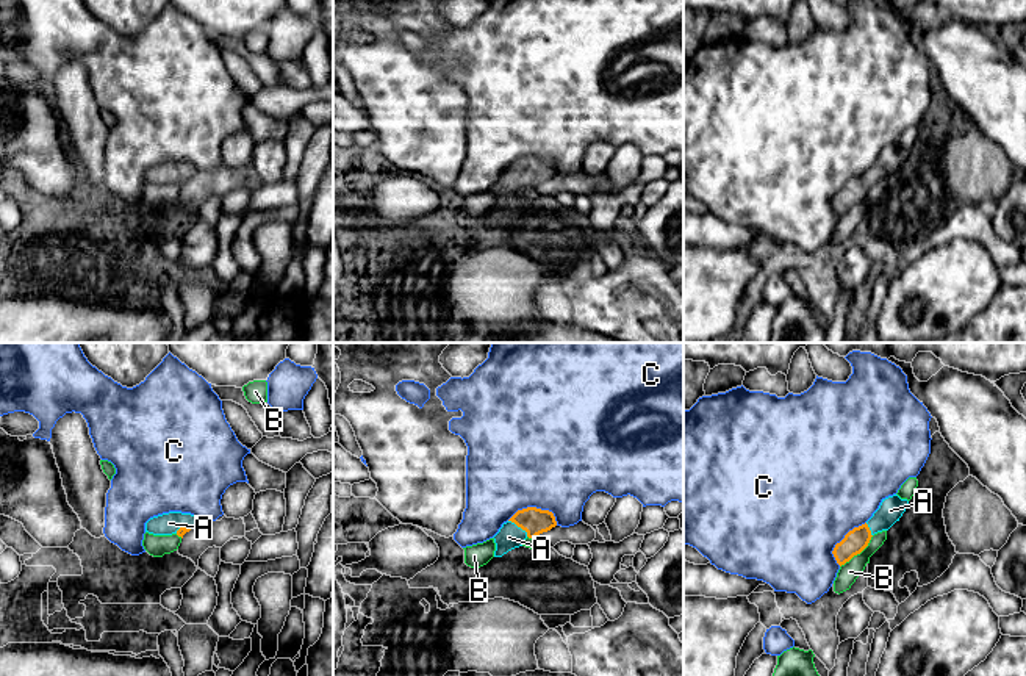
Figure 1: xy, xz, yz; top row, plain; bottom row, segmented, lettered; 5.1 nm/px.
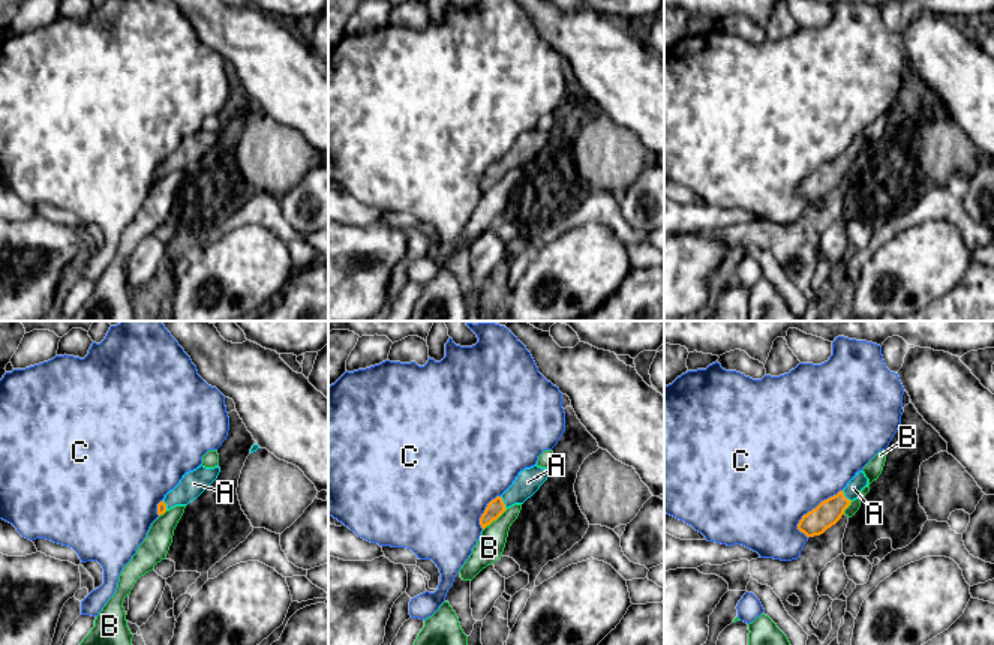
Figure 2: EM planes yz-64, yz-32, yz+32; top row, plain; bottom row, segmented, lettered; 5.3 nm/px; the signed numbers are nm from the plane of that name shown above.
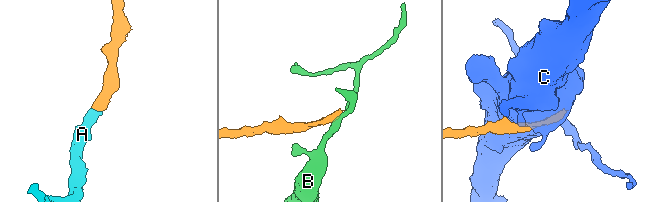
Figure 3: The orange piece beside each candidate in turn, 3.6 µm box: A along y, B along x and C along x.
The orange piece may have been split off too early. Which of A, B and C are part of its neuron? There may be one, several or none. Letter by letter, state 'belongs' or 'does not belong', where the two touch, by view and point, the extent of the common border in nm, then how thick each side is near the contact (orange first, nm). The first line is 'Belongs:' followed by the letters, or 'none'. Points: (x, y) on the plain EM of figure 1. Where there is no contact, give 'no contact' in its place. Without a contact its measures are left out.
Belongs: A
A: belongs; meets orange in xz at (520, 176); contact 130 nm long; 140 nm thick on the orange side, 130 nm on the other
B: does not belong; meets orange in yz at (857, 202); contact 240 nm long; 120 nm thick on the orange side, 100 nm on the other
C: does not belong; meets orange in xz at (535, 157); contact 260 nm long; 140 nm thick on the orange side, 500 nm on the other

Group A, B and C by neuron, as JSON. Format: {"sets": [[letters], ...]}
{"sets": [["A"], ["B"], ["C"]]}

